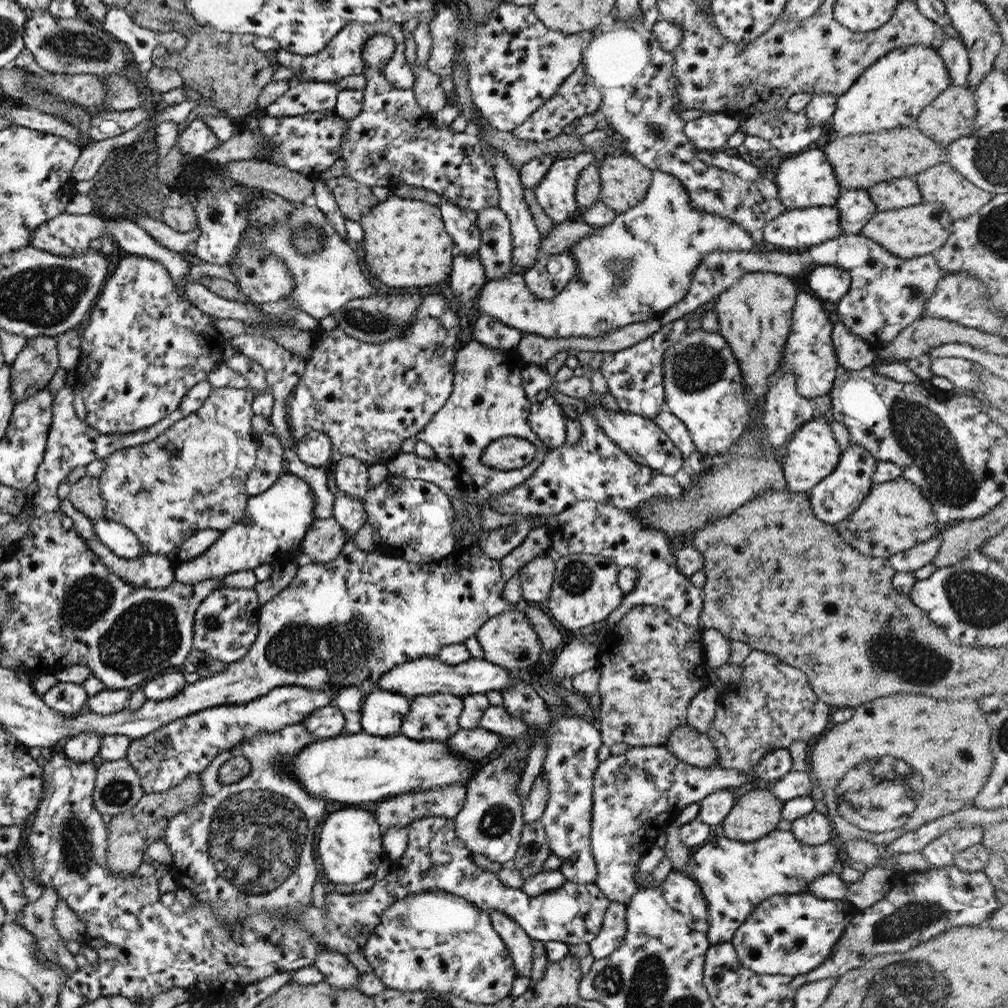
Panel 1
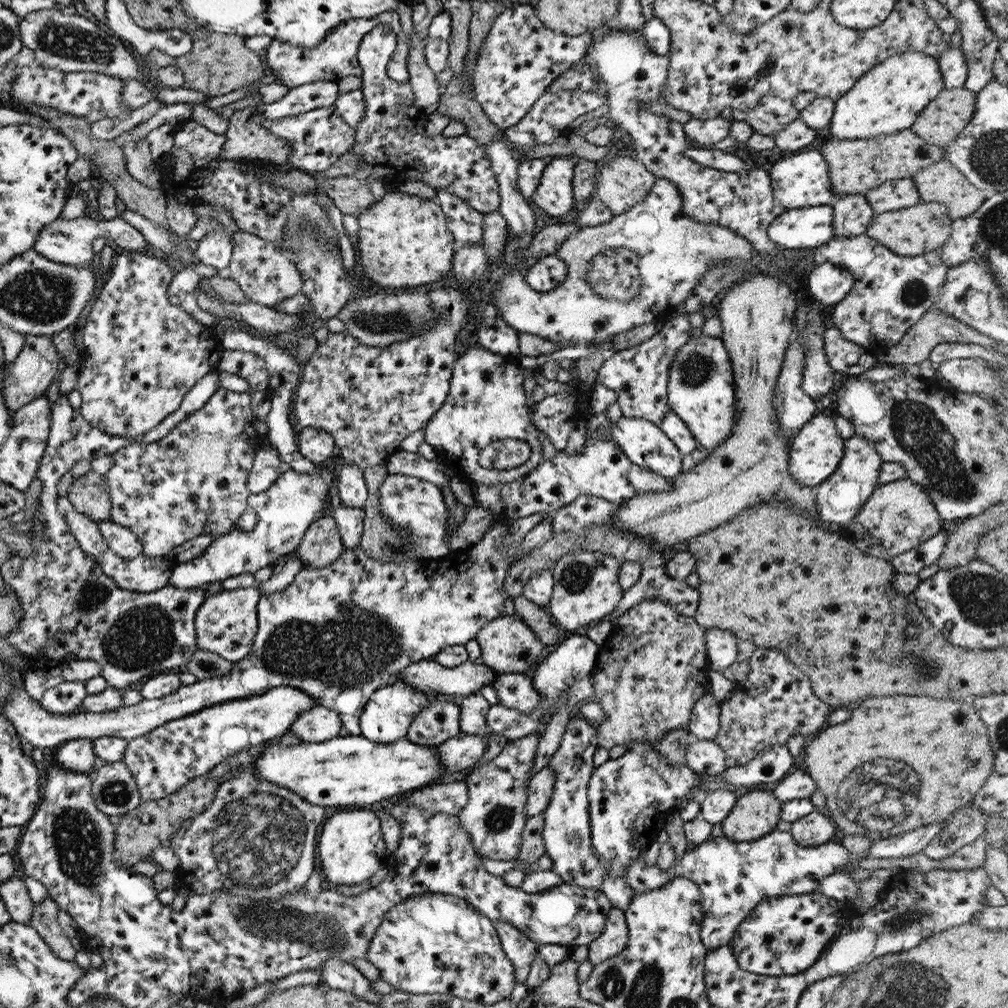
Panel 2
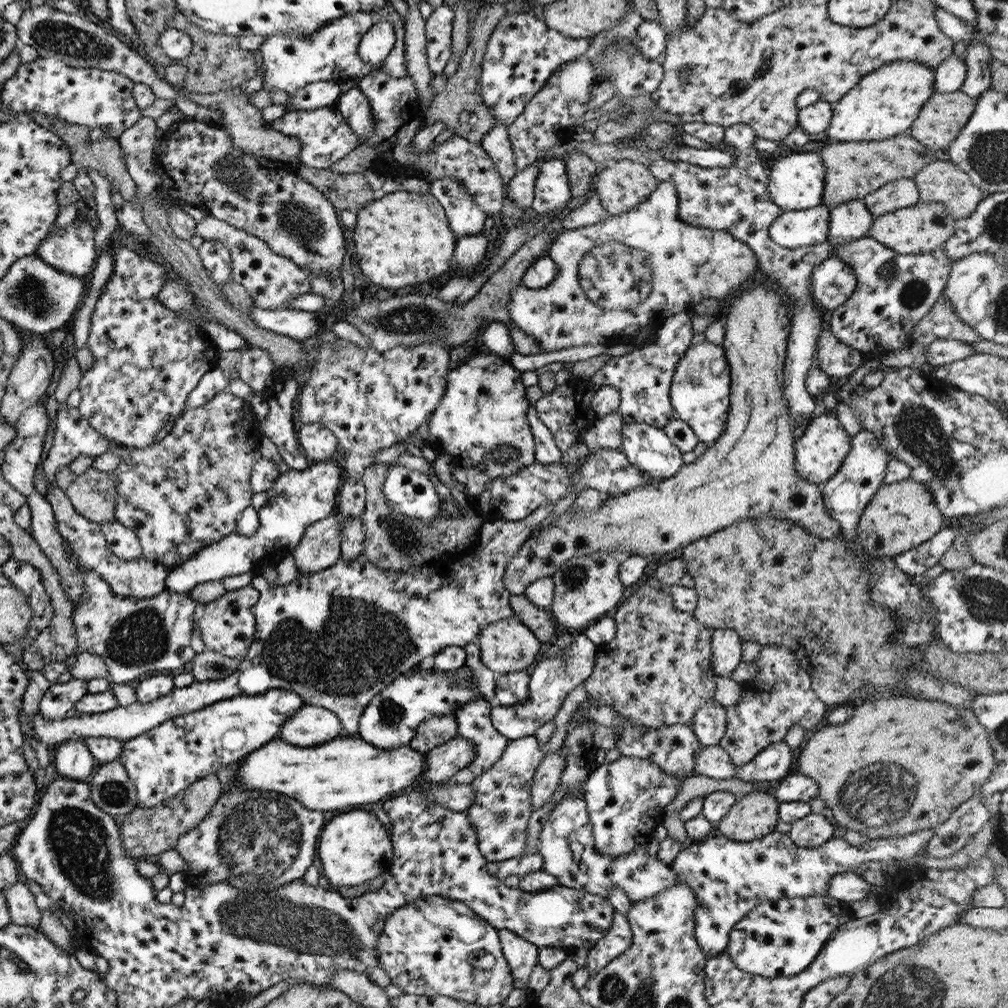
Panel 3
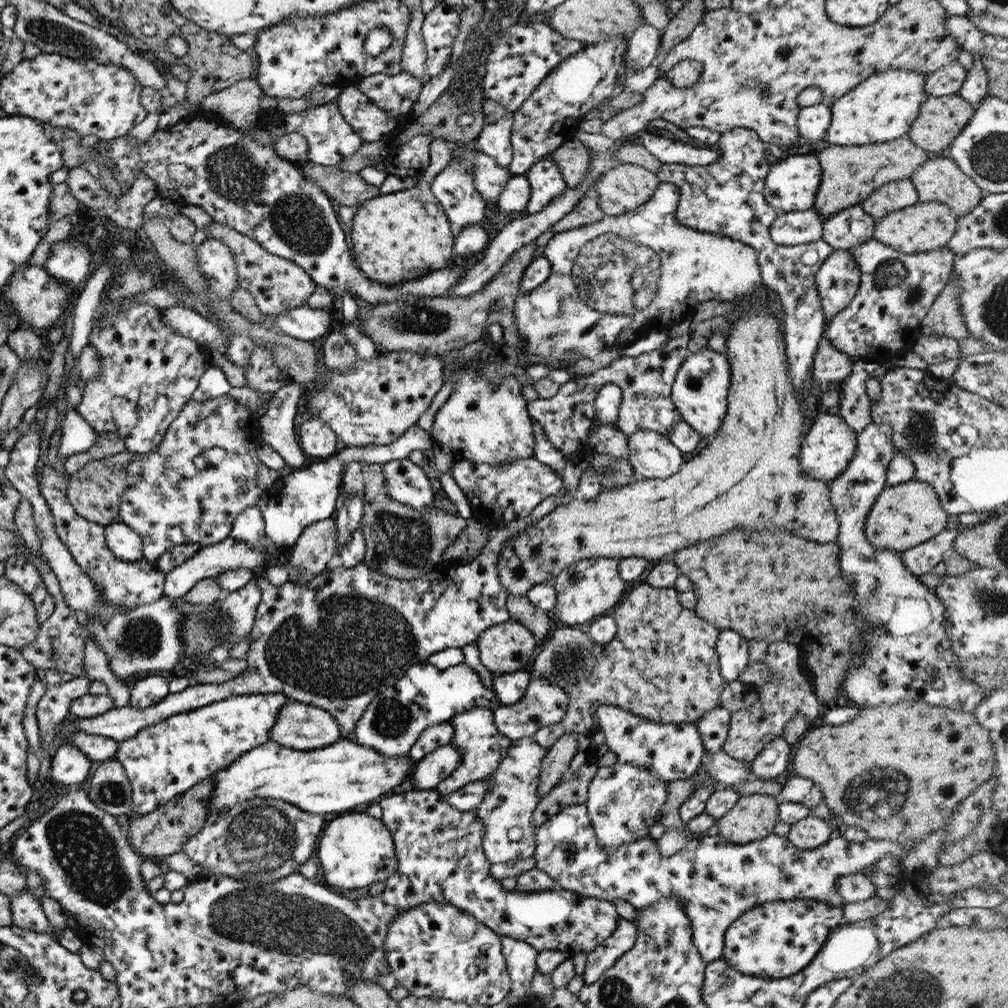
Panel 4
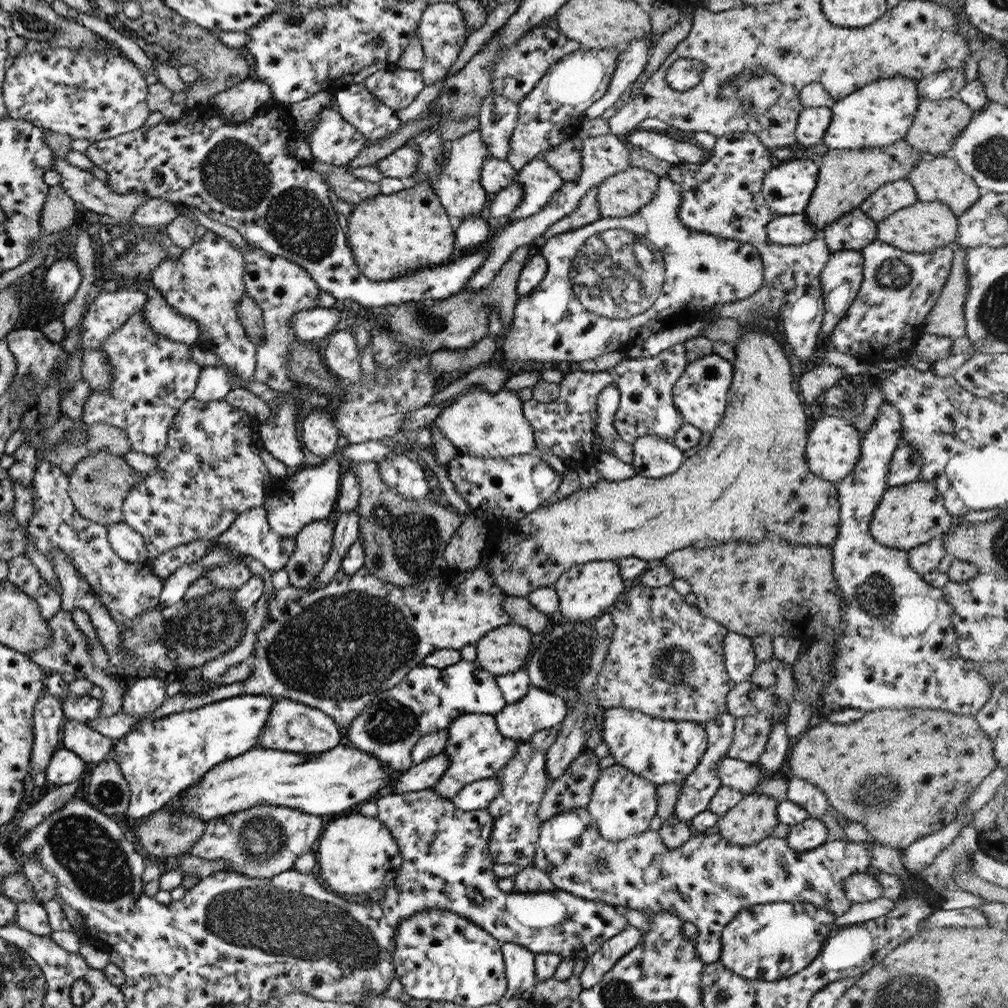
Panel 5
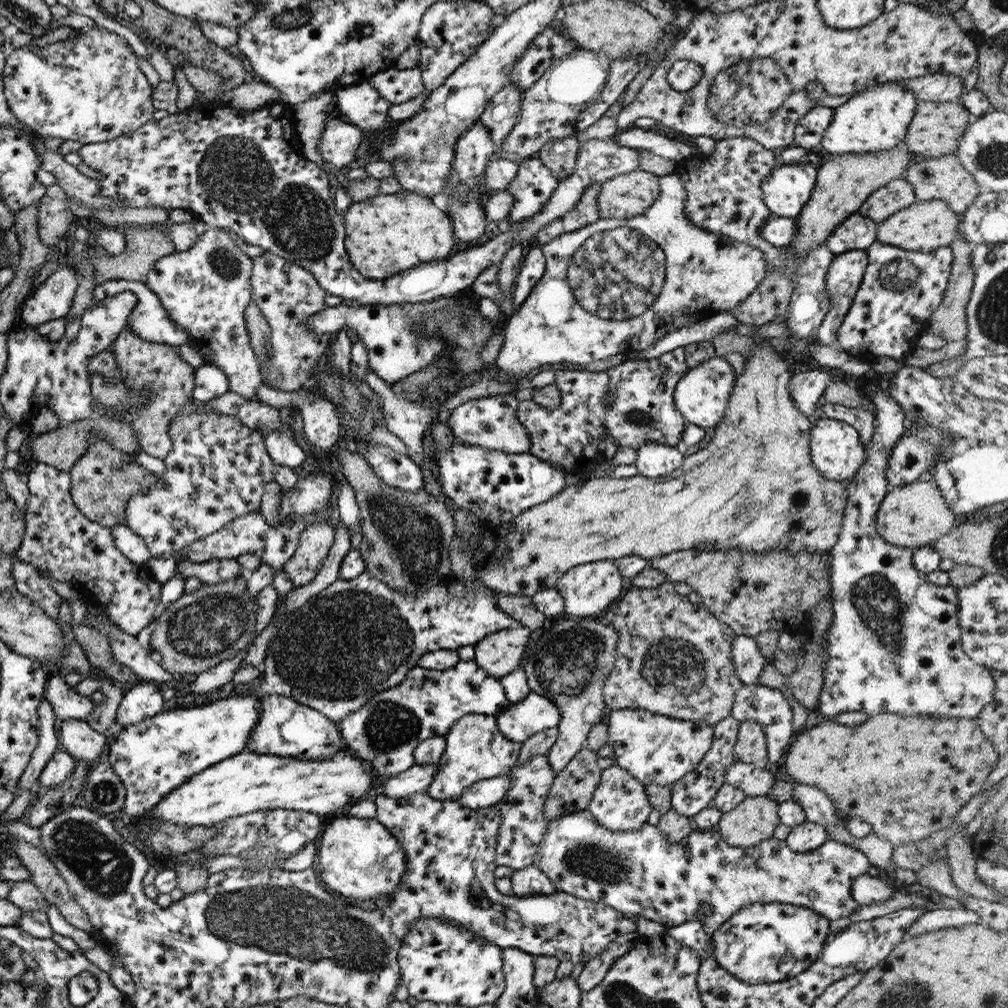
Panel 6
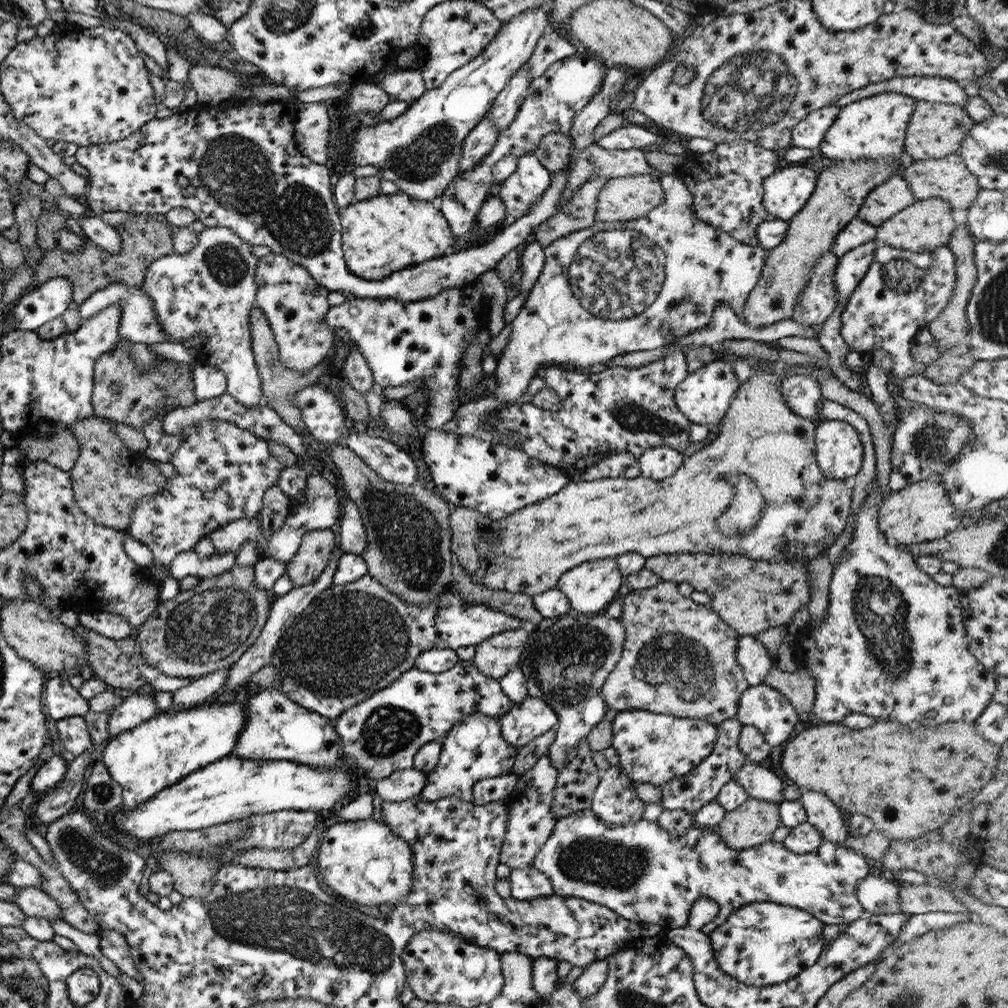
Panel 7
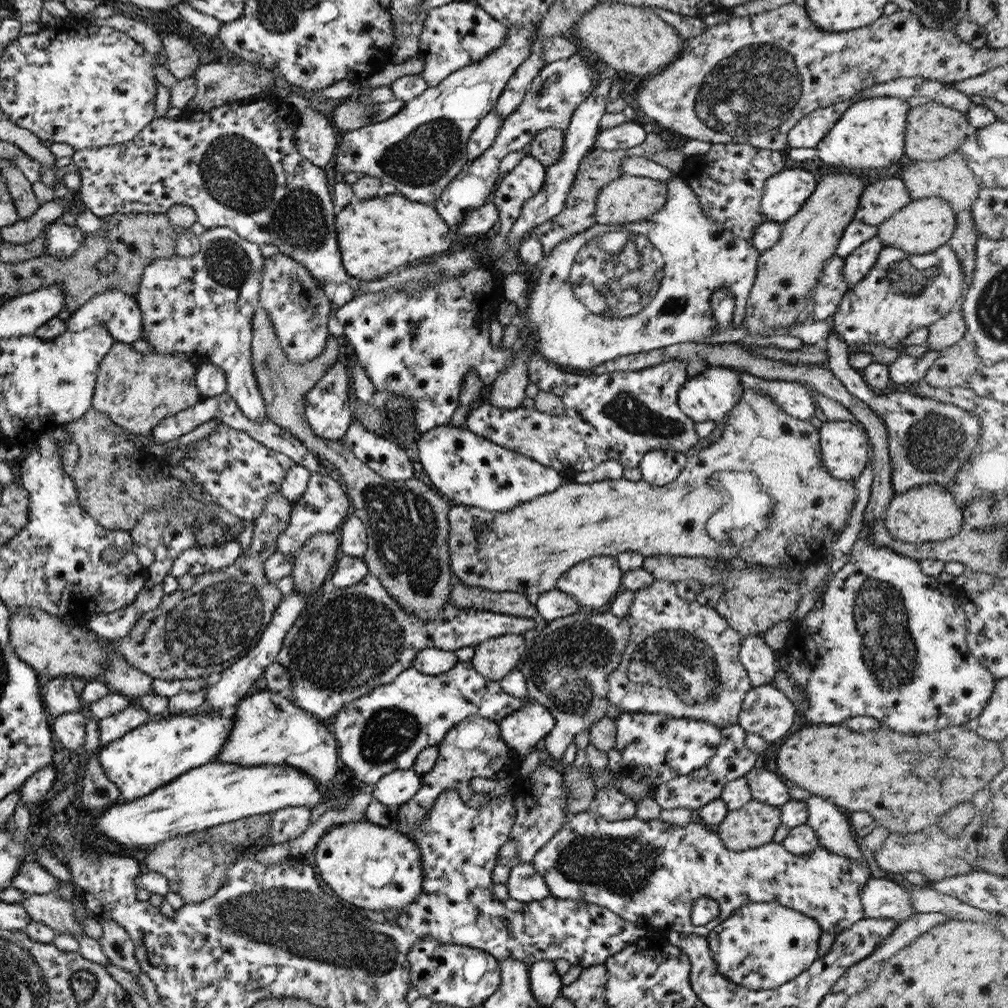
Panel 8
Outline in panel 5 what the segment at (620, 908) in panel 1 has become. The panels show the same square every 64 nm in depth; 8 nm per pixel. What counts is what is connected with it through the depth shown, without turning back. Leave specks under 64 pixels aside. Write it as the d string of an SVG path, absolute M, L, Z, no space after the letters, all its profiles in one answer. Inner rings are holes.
M625 925L619 933L615 934L585 959L583 972L579 974L581 989L586 990L597 982L613 967L618 958L627 954L639 940L640 932L631 925Z

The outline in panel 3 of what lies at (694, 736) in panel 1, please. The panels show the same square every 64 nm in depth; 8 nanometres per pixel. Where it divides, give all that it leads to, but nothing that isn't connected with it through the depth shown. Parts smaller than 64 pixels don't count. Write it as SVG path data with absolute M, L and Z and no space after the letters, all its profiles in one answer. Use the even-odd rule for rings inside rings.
M719 745L699 747L693 761L693 774L716 779L735 778L736 770L727 753Z

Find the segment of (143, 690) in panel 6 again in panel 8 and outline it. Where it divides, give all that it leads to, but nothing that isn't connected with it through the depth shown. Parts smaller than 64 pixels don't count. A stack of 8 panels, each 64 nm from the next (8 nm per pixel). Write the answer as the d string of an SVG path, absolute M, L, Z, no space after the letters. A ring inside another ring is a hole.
M131 702L127 703L127 707L123 708L122 711L97 720L97 725L99 725L99 747L104 747L107 743L129 731L129 729L147 721L147 711L144 708L137 708Z

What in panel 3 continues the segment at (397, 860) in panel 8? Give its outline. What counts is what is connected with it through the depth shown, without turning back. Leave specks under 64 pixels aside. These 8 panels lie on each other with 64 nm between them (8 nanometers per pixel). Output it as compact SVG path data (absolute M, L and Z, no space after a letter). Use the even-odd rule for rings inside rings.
M353 808L332 816L322 826L317 842L321 874L335 886L352 887L370 881L378 874L387 876L391 867L392 844L386 828L371 811Z

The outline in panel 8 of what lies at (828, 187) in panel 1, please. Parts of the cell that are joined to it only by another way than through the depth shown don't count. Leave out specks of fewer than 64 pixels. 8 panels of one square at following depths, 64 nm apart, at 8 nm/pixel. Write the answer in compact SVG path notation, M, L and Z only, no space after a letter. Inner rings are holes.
M781 169L777 174L765 179L760 198L761 212L769 221L784 223L809 198L816 182L815 176L806 169Z

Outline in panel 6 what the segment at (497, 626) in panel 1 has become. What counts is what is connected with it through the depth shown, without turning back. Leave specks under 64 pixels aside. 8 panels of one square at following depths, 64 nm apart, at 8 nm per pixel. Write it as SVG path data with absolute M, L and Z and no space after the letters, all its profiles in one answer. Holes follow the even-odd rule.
M522 626L497 630L474 644L474 660L489 676L496 679L517 669L532 632Z

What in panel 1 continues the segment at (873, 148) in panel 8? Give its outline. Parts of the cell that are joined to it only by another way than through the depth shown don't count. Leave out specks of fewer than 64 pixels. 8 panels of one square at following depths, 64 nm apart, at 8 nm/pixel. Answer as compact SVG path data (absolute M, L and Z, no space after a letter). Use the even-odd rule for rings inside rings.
M915 44L891 50L870 64L853 82L853 85L836 98L832 114L832 128L839 136L845 136L913 125L924 106L927 106L940 92L950 88L951 84L945 63L934 48Z

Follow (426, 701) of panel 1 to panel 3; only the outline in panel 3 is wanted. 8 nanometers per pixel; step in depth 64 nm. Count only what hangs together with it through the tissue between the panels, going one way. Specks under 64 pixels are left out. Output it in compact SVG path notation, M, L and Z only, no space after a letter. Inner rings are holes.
M453 711L445 715L429 715L415 727L415 733L408 745L411 749L426 754L429 749L447 742L455 735L457 735L457 723Z

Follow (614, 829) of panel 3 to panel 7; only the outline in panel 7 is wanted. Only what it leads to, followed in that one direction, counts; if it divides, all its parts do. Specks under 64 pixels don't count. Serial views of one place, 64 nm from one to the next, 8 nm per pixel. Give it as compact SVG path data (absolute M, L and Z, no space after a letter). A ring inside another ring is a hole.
M617 765L610 766L600 773L589 810L611 826L641 820L645 803L637 798L631 782Z

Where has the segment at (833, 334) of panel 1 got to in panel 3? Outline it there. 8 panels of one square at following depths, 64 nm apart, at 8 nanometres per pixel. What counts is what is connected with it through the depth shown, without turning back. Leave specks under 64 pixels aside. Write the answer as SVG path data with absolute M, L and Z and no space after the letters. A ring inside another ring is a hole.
M823 327L816 346L817 365L827 377L848 378L857 366L863 364L861 352L839 342L839 339Z

